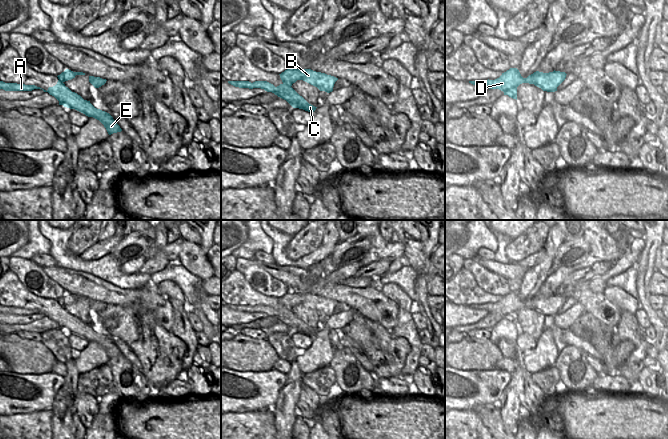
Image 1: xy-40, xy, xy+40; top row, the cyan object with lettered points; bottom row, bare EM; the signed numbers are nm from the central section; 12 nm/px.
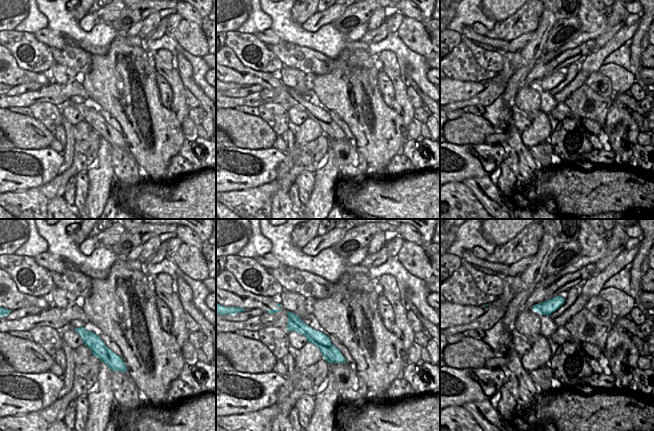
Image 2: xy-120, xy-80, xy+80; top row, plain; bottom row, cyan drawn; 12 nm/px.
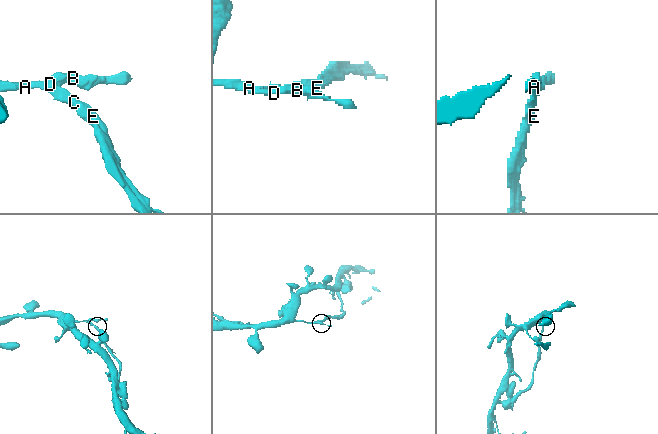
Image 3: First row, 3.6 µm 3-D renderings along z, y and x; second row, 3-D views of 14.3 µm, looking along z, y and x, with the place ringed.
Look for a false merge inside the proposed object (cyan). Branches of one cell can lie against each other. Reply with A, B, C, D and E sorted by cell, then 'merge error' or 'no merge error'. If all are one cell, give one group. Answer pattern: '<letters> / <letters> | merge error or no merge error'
A B D / C E | merge error

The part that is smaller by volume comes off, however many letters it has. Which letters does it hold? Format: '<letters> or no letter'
C, E

